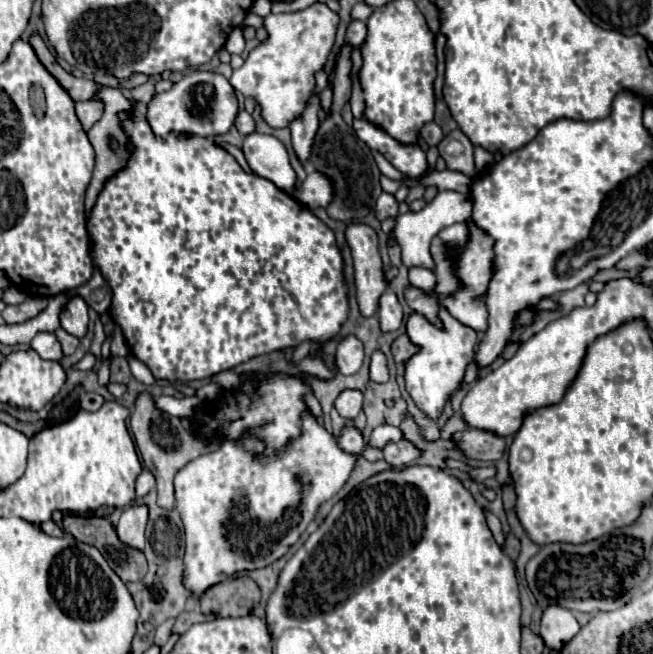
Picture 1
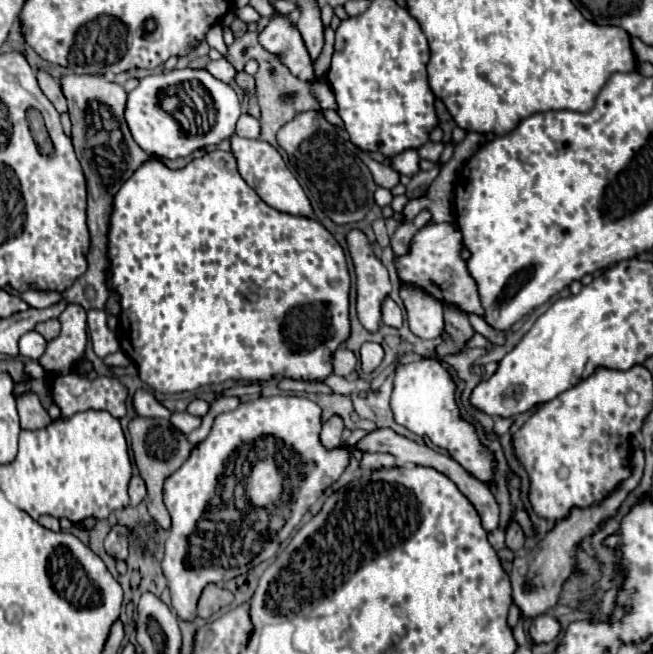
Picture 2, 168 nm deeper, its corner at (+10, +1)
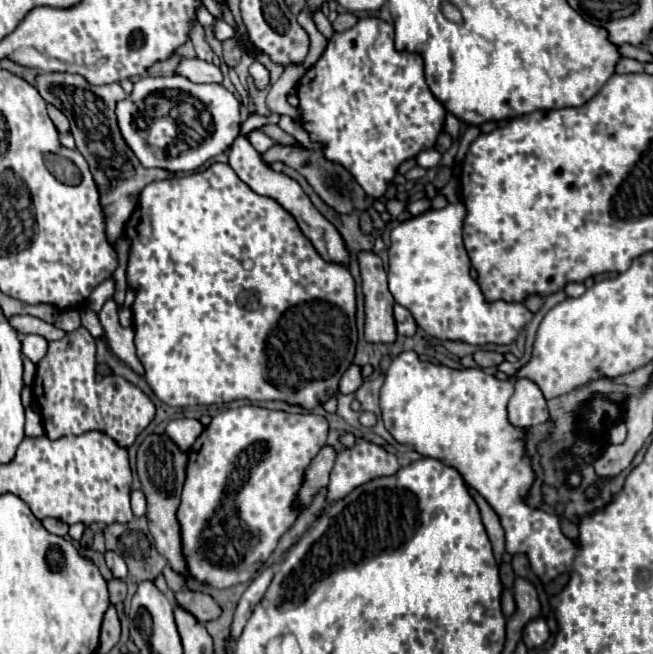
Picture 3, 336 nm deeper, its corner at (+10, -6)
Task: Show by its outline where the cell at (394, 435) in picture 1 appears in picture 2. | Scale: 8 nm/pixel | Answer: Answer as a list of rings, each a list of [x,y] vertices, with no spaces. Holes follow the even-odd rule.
[[[274,396],[274,398],[258,398],[258,400],[242,402],[236,410],[218,414],[208,438],[200,442],[194,448],[194,452],[188,456],[188,460],[174,474],[166,478],[164,504],[172,516],[172,526],[168,530],[162,568],[164,568],[164,576],[168,576],[166,580],[172,594],[172,606],[180,618],[192,620],[196,616],[196,602],[206,584],[230,580],[254,568],[256,560],[264,562],[276,556],[280,544],[300,524],[308,508],[318,500],[318,496],[328,486],[332,486],[344,474],[354,450],[390,452],[396,456],[398,464],[430,466],[446,474],[458,486],[458,490],[472,502],[472,506],[482,518],[484,530],[494,530],[498,526],[498,504],[490,488],[484,482],[470,476],[450,456],[442,456],[424,444],[416,444],[414,440],[404,438],[390,428],[376,428],[368,432],[354,446],[340,444],[334,450],[328,450],[320,442],[320,428],[322,428],[320,412],[322,410],[316,402],[298,396]]]

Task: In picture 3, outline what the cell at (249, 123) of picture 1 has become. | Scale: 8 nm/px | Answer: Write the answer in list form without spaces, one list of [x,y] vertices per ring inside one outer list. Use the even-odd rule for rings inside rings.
[[[252,131],[252,133],[248,135],[248,141],[252,143],[252,147],[254,147],[258,153],[264,153],[264,151],[268,151],[268,149],[274,145],[274,141],[272,141],[268,135],[264,135],[262,131]]]

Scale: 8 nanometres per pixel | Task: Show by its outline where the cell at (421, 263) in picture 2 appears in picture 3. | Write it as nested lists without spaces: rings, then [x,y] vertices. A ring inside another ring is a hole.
[[[448,203],[442,209],[428,209],[426,213],[412,217],[404,223],[398,223],[392,229],[392,245],[388,249],[388,281],[390,293],[396,303],[406,307],[416,323],[430,335],[442,341],[460,341],[468,345],[508,345],[514,343],[524,329],[524,325],[532,319],[532,313],[522,303],[506,303],[506,301],[486,301],[480,285],[470,275],[470,259],[462,245],[462,223],[466,217],[466,207],[462,203]]]

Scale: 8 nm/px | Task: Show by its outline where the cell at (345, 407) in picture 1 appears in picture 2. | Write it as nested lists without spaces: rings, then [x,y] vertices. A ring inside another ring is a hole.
[[[338,414],[330,416],[324,426],[322,426],[322,434],[320,434],[320,440],[322,444],[326,444],[326,448],[334,448],[340,444],[340,436],[342,436],[342,430],[344,430],[344,422]]]

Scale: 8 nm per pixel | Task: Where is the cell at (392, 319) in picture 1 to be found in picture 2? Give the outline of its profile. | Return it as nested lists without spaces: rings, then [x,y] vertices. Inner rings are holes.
[[[384,298],[384,302],[382,302],[382,322],[386,326],[394,326],[394,328],[400,328],[400,324],[402,324],[402,310],[392,298]]]

